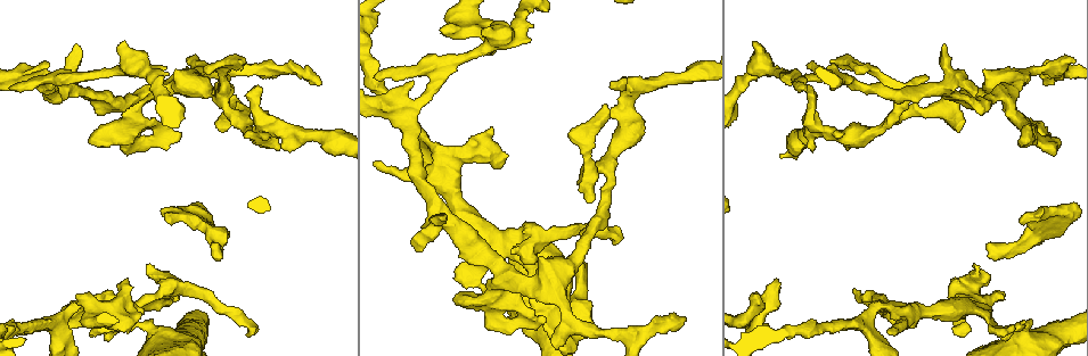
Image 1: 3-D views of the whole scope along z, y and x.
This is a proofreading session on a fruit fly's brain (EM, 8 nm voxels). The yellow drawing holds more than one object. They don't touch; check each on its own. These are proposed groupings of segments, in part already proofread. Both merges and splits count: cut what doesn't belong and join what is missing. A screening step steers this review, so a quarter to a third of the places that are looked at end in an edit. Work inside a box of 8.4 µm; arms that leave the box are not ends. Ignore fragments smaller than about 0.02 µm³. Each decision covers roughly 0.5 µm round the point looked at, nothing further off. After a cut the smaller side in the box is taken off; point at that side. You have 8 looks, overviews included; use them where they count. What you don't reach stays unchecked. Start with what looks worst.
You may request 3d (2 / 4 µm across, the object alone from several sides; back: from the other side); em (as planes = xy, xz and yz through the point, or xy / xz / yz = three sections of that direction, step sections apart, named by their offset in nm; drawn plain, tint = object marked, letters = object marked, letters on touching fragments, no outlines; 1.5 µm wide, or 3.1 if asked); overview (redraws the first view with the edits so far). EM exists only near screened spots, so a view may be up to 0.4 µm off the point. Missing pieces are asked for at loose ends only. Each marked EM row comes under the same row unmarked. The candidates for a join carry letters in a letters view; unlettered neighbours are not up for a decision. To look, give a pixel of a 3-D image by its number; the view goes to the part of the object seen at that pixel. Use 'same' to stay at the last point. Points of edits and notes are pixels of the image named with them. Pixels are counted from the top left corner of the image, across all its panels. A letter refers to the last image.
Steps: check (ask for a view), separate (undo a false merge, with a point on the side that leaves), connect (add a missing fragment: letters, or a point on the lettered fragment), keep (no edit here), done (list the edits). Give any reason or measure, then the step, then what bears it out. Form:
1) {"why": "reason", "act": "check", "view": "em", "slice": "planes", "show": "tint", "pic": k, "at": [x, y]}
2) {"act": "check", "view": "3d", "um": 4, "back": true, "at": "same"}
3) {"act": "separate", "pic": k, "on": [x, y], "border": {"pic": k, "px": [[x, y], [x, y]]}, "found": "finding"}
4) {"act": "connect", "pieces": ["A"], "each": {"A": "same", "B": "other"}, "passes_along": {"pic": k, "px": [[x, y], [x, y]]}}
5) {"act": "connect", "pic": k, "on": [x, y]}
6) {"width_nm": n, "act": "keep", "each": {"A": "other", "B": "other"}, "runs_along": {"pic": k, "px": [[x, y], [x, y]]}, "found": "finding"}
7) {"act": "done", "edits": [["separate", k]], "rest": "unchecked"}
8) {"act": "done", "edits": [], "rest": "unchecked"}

{"why": "three-way junction", "act": "check", "view": "3d", "um": 2, "pic": 1, "at": [61, 319]}

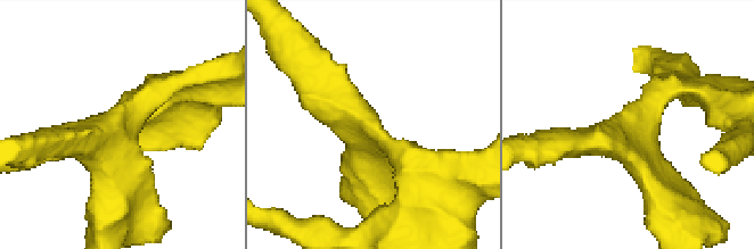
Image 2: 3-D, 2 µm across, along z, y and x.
{"arms": 3, "arm_widths_nm": [220, 280, 280], "why": "shape alone is not enough", "act": "check", "view": "em", "slice": "xy", "step": 4, "show": "tint", "pic": 2, "at": [115, 127]}

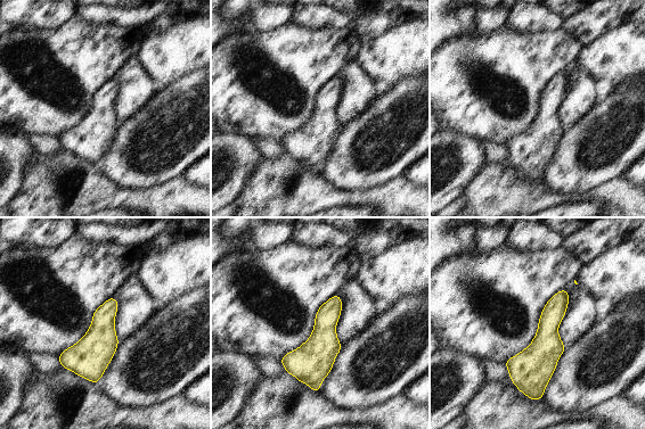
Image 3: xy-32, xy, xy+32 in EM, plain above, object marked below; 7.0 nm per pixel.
{"why": "cut it another way", "act": "check", "view": "em", "slice": "planes", "show": "letters", "at": "same"}

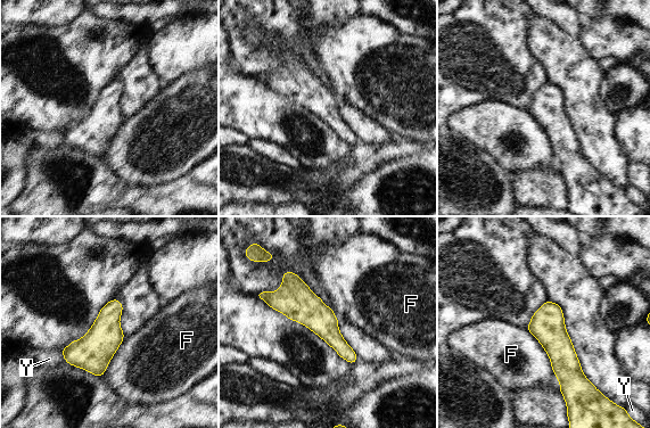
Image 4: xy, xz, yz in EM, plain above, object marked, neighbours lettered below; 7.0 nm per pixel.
{"width_nm": 220, "longest_contact_nm": ["F", 500], "act": "keep", "each": {"F": "other", "Y": "other"}, "found": "all the same neuron"}

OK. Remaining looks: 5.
{"act": "check", "view": "em", "slice": "planes", "show": "tint", "pic": 1, "at": [242, 64]}

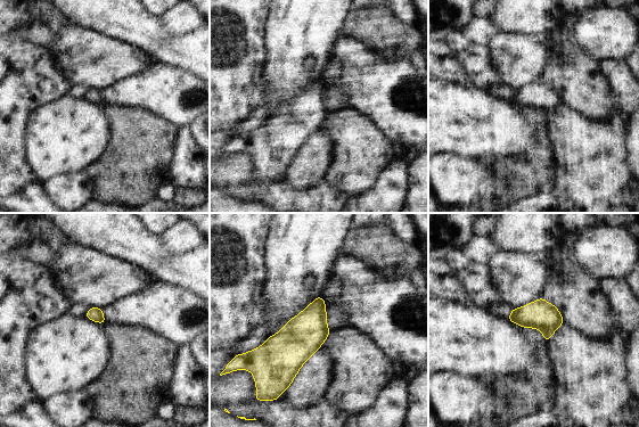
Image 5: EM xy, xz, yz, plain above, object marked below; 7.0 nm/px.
{"act": "check", "view": "em", "slice": "planes", "show": "letters", "at": "same"}

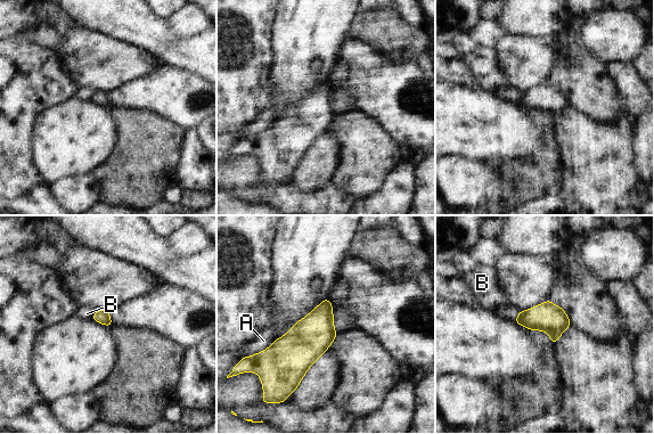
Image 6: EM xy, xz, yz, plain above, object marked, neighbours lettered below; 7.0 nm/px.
{"act": "keep", "each": {"A": "other", "B": "other"}, "border": {"pic": 6, "px": [[97, 310], [91, 319]]}, "found": "no lettered fragment goes on from it"}

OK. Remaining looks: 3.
{"why": "an open end", "act": "check", "view": "3d", "um": 4, "back": true, "pic": 1, "at": [1021, 219]}

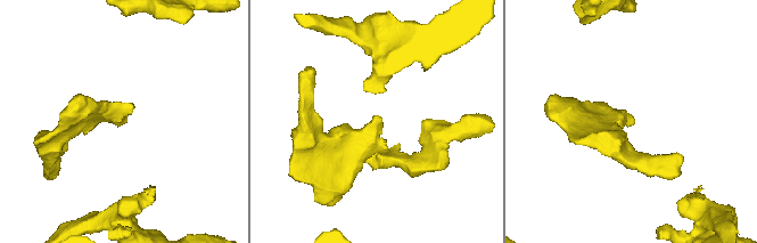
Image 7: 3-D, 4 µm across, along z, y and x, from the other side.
{"act": "check", "view": "em", "slice": "xy", "step": 8, "show": "tint", "pic": 7, "at": [125, 120]}

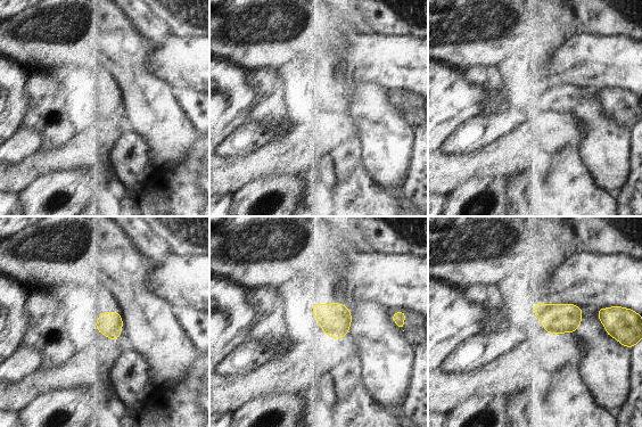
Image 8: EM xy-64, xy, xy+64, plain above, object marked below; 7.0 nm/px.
{"why": "cut it another way", "act": "check", "view": "em", "slice": "planes", "show": "letters", "at": "same"}

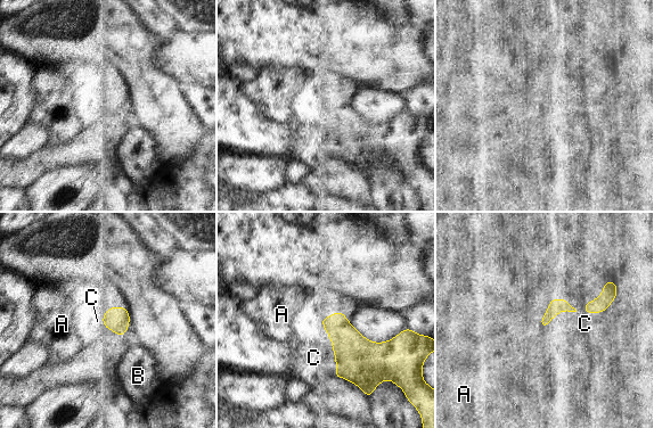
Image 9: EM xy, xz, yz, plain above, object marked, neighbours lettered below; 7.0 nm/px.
{"act": "connect", "pieces": ["C"], "each": {"A": "other", "B": "other", "C": "same"}, "found": "the neuron continues"}

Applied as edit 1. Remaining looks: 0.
{"act": "done", "edits": [["connect", 9]], "rest": "unchecked"}

